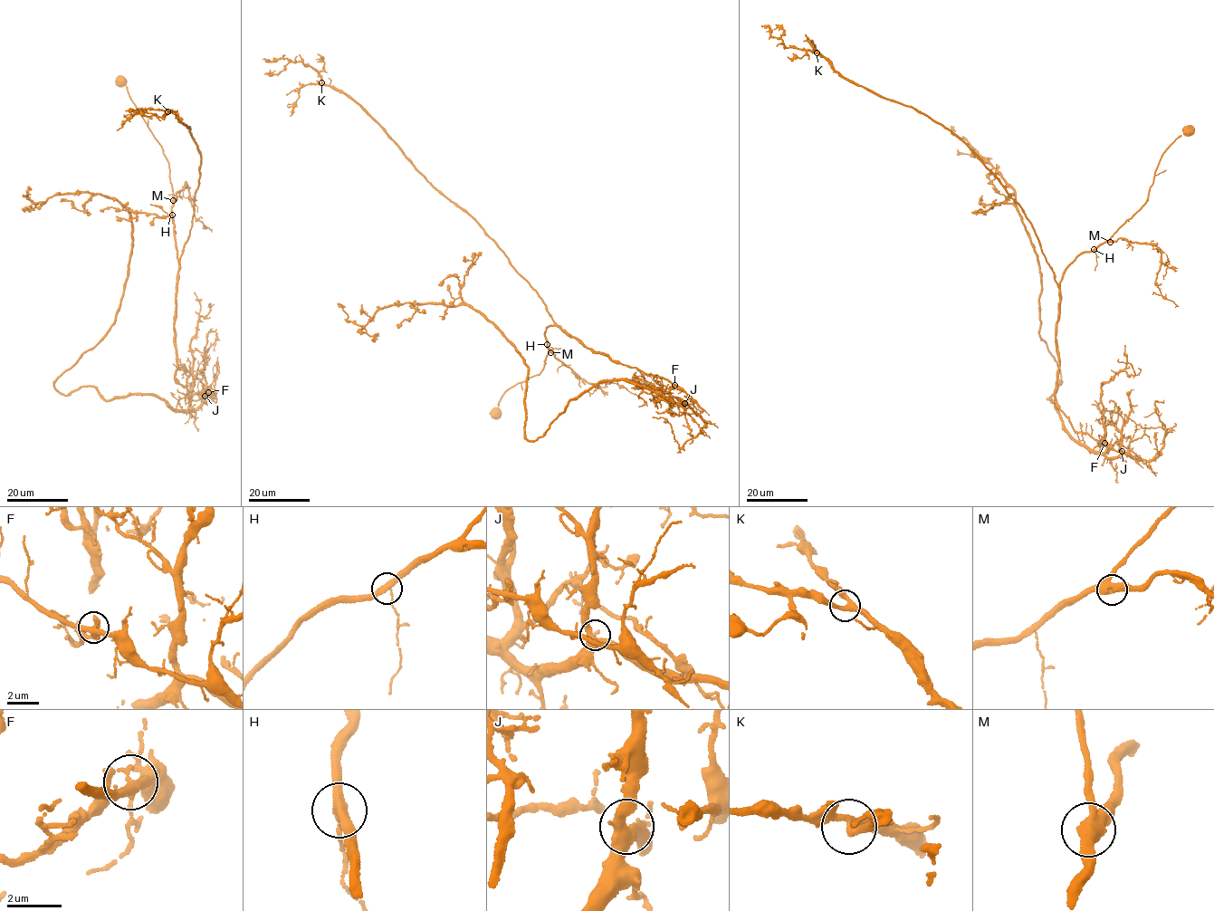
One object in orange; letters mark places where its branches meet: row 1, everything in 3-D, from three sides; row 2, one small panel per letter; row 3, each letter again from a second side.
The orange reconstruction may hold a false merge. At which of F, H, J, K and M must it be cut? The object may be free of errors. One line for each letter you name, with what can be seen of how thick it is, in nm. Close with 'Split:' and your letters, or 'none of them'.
F: 280 nm
Split: F

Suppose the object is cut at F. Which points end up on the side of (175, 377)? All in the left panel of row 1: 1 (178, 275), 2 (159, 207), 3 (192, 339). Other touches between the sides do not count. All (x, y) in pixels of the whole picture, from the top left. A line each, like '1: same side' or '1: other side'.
1: same side
2: other side
3: other side

